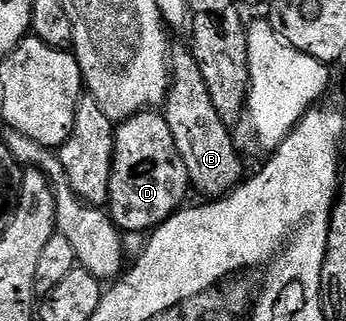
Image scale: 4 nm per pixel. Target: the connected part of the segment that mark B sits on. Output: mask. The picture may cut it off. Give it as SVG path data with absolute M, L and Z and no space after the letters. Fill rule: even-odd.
M187 47L171 49L171 84L168 95L162 105L166 122L170 126L170 134L174 134L174 146L178 146L178 154L182 154L182 162L186 162L186 174L189 185L201 192L204 198L219 198L228 195L237 184L245 179L244 164L240 154L232 142L229 125L214 110L214 102L210 102L210 90L206 90L206 81L202 78L202 70L198 70L198 62L192 57Z

